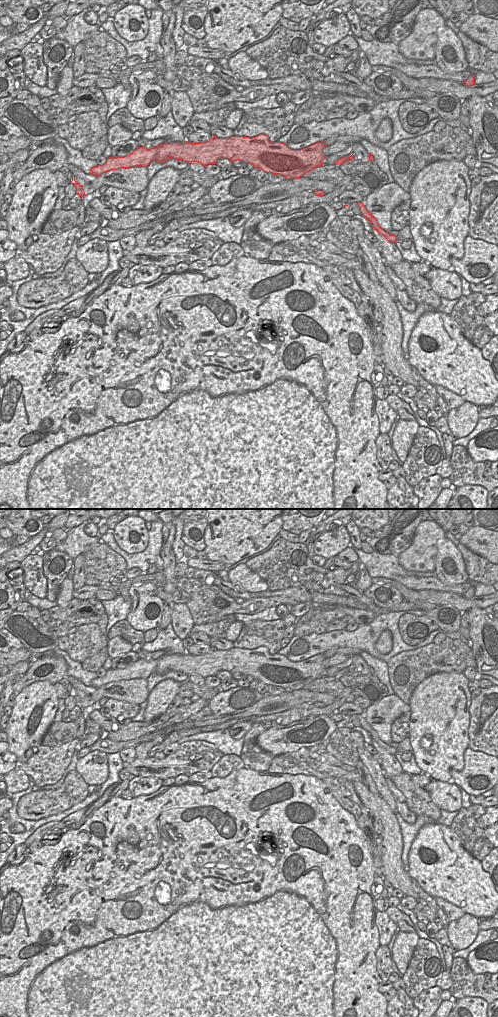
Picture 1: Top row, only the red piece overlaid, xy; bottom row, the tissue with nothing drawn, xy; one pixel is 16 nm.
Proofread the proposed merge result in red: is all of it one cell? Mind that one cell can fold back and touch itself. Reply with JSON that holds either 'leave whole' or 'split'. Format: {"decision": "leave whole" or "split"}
{"decision": "leave whole"}

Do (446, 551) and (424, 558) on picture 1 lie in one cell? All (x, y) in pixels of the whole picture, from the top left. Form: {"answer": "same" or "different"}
{"answer": "different"}

